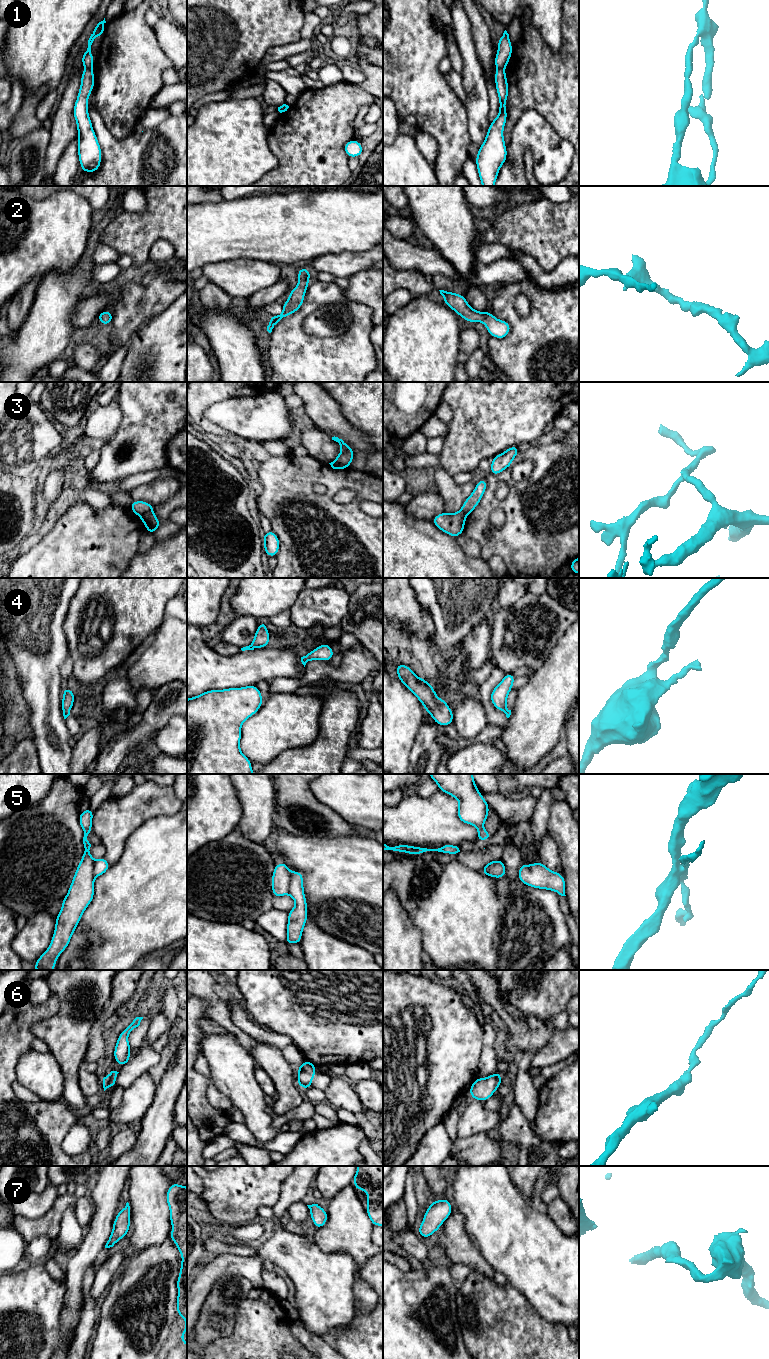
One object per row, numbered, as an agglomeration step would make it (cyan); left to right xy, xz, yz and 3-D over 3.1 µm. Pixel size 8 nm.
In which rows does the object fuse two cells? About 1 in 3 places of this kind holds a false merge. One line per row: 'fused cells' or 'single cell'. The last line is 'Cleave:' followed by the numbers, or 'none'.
1: single cell
2: single cell
3: fused cells
4: single cell
5: fused cells
6: fused cells
7: single cell
Cleave: 3, 5, 6

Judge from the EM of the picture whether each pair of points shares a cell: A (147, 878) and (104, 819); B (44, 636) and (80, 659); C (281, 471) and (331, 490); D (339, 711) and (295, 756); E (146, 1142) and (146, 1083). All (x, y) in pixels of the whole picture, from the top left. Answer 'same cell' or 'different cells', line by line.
A: different cells
B: different cells
C: same cell
D: same cell
E: different cells

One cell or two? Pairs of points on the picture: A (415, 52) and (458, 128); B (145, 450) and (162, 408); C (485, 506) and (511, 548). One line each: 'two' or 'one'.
A: one
B: one
C: one

